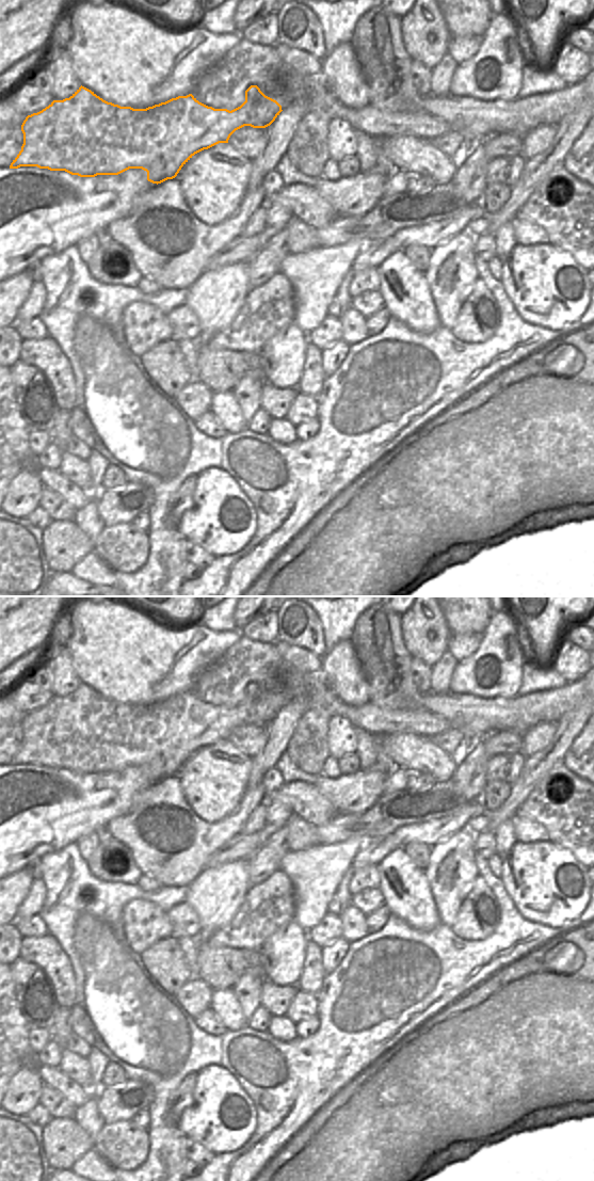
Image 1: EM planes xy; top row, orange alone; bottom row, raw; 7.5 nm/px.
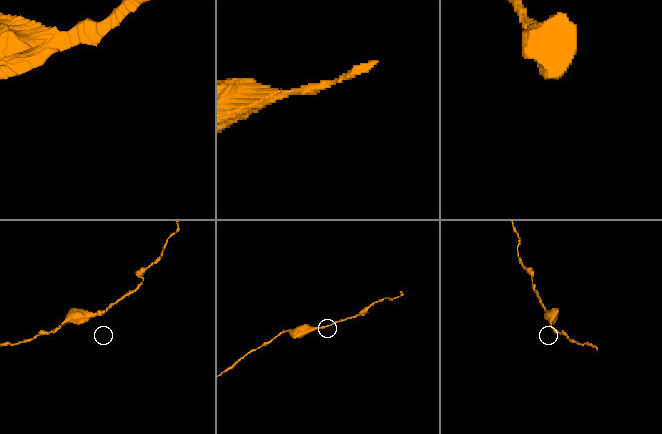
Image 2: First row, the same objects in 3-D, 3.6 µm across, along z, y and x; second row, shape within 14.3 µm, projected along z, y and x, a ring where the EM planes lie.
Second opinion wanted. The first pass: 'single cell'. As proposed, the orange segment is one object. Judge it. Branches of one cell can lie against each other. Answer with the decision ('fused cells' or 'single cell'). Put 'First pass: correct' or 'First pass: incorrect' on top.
First pass: correct
single cell

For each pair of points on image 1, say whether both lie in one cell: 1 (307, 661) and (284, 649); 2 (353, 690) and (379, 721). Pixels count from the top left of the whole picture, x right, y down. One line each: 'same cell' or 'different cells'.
1: same cell
2: different cells

